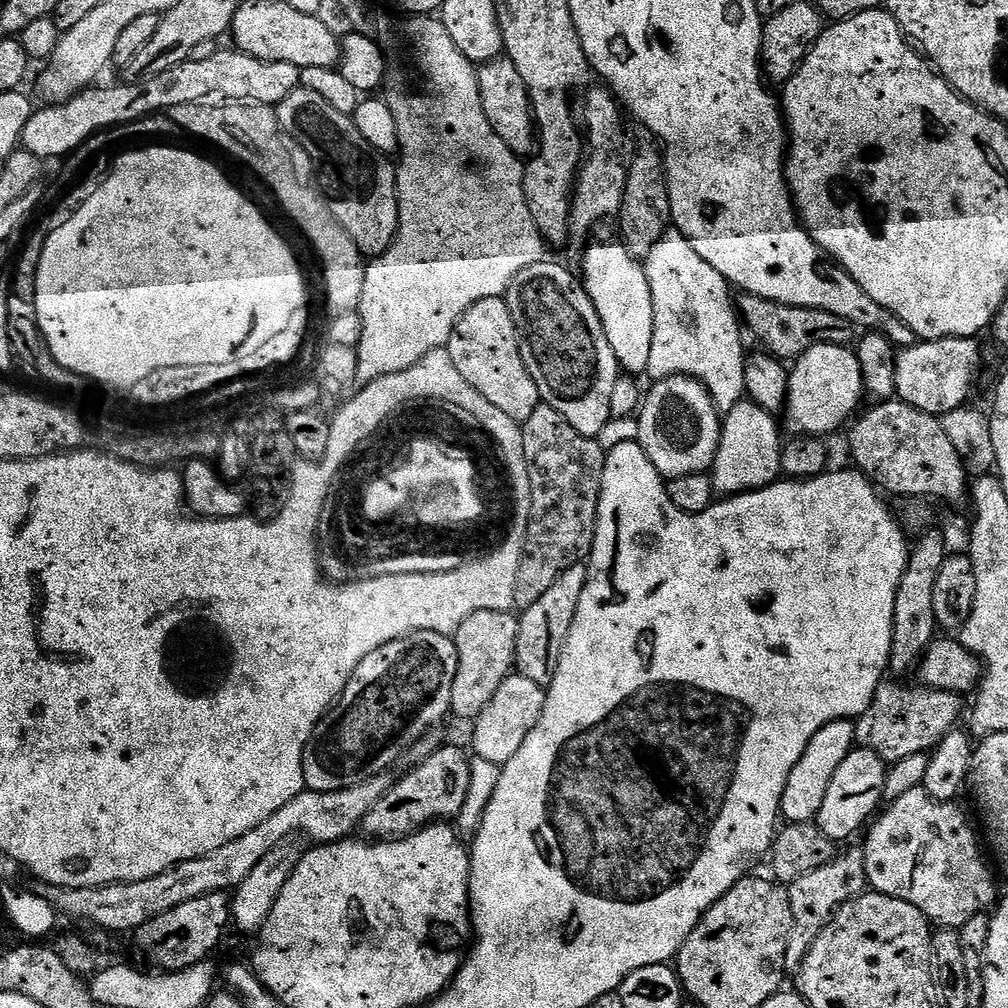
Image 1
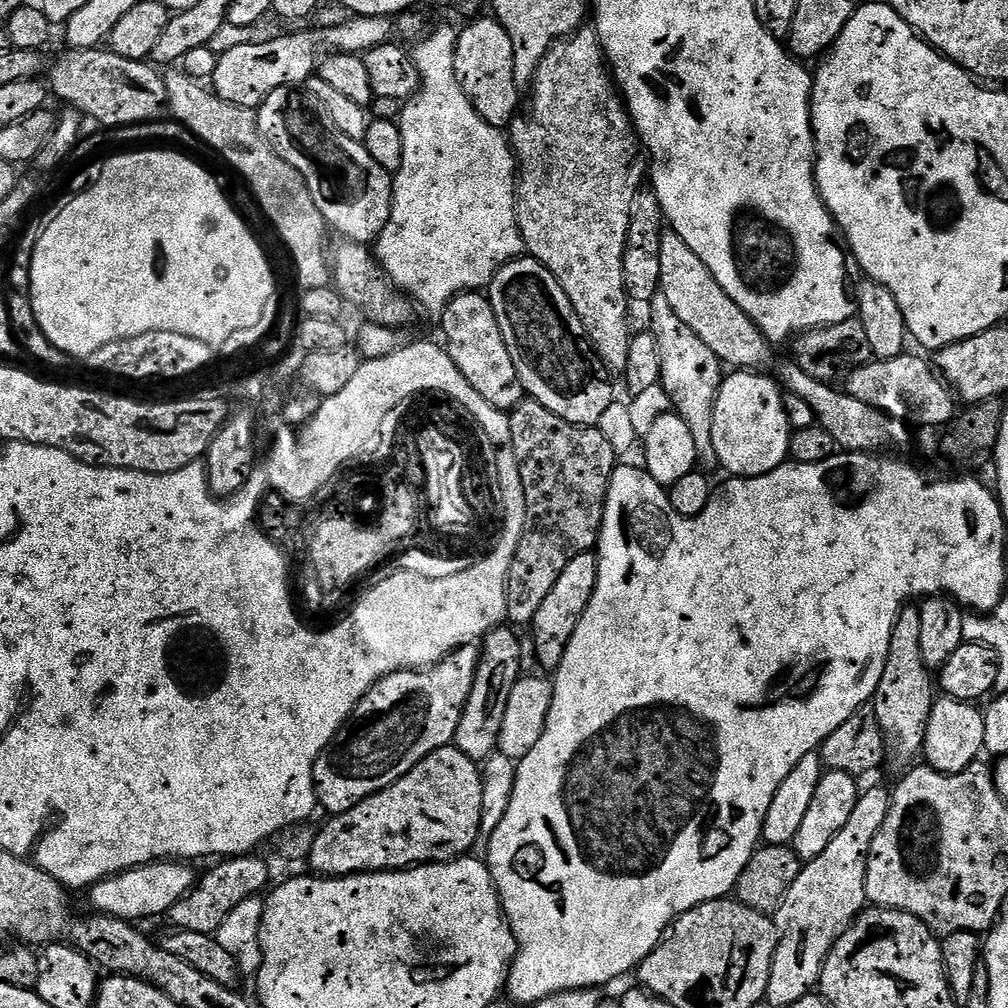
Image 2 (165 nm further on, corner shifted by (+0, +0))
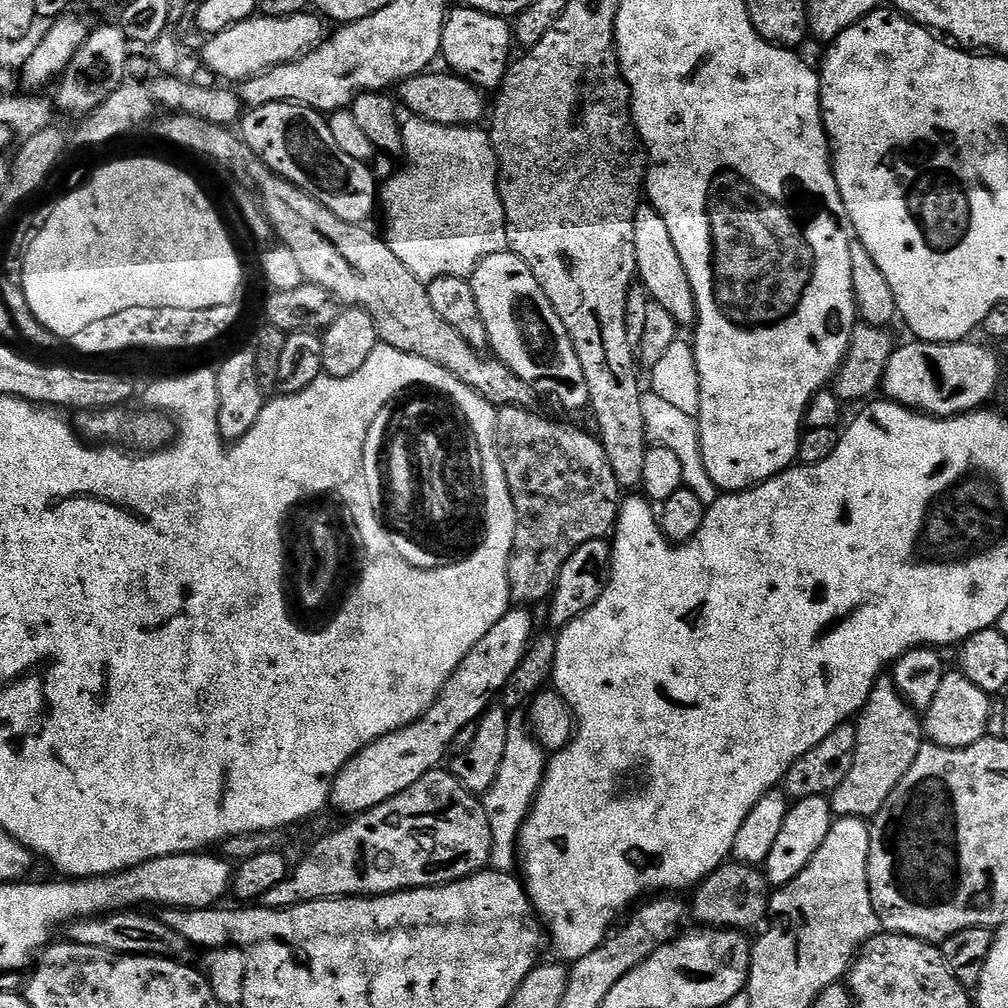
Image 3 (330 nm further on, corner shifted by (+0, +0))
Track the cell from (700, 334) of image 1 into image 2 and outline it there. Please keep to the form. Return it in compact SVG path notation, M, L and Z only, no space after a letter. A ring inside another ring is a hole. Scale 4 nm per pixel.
M657 294L653 297L650 309L650 330L658 342L658 355L662 358L660 384L669 395L669 402L676 414L690 427L690 434L694 437L696 470L703 476L715 477L714 474L721 471L721 466L713 442L713 404L722 379L721 362L714 350L710 350L710 346L706 346L706 342L702 342L702 338L698 338L698 334L694 334L694 330L690 330L690 326L686 326L686 322L674 314L674 310L670 310L670 302L666 302L664 296Z

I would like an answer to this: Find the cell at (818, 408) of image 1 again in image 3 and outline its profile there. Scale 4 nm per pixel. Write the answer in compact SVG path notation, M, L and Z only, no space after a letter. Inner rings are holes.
M971 339L954 340L952 342L930 342L929 340L923 342L911 342L912 344L904 344L893 351L890 362L886 366L886 374L884 375L884 382L882 385L882 392L887 399L893 400L896 404L900 404L903 408L910 408L913 412L922 412L925 416L934 416L943 418L945 416L959 416L961 412L969 412L971 410L979 409L992 395L996 392L996 387L1000 384L1000 360L988 348L983 348L980 344L972 344Z

